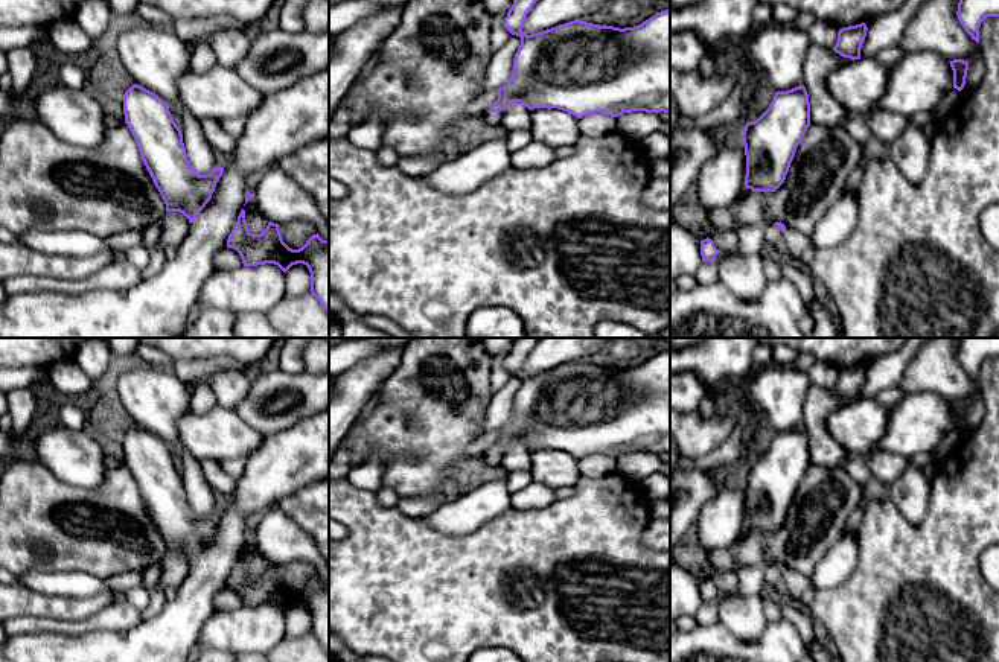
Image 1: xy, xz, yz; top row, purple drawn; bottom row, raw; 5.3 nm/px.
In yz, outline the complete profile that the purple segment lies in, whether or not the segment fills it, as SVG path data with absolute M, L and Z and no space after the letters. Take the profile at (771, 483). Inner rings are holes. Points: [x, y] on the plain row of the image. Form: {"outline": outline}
{"outline": "M806 428L777 432L769 449L745 466L745 528L752 533L775 533L784 524L809 467L810 444Z"}

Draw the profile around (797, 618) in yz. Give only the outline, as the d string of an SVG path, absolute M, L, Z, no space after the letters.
M787 607L787 609L781 609L781 612L783 612L783 616L787 618L798 629L806 644L806 648L809 651L816 642L810 622L796 609Z

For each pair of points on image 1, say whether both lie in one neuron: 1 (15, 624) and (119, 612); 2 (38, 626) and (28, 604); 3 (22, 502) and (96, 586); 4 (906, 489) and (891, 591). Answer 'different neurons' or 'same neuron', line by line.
1: same neuron
2: different neurons
3: different neurons
4: different neurons

